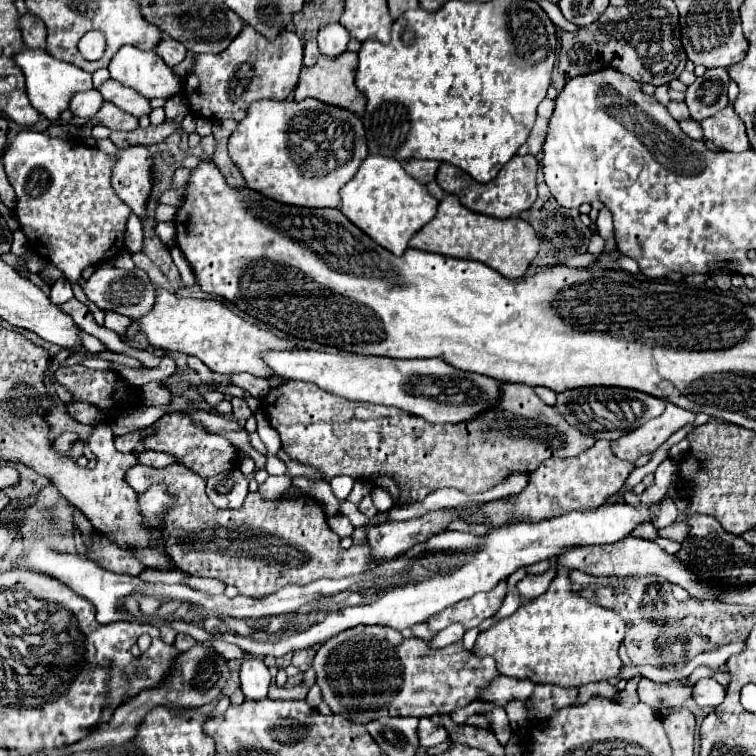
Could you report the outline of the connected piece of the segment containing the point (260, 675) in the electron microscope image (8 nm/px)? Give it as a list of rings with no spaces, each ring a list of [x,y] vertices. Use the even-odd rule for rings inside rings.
[[[248,658],[242,664],[240,670],[240,682],[242,682],[242,692],[246,694],[248,700],[260,700],[268,694],[270,686],[270,672],[266,664],[260,658]]]

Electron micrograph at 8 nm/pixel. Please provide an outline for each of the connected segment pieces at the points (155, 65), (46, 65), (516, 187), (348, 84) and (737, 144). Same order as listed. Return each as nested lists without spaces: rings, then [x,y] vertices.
[[[136,46],[120,48],[120,52],[112,56],[108,70],[112,80],[138,90],[148,100],[168,100],[182,90],[182,80],[164,64],[164,60],[160,60],[160,56]]]
[[[24,48],[20,54],[16,54],[16,64],[22,68],[24,78],[26,78],[26,92],[30,98],[30,104],[50,122],[58,122],[60,114],[68,108],[70,98],[76,92],[84,92],[92,88],[92,74],[76,68],[74,64],[66,64],[56,60],[44,50],[32,50]]]
[[[514,156],[502,168],[502,172],[494,178],[494,182],[480,184],[480,182],[472,180],[466,172],[462,172],[460,168],[456,168],[448,162],[440,164],[438,174],[436,174],[436,182],[440,184],[440,188],[444,192],[456,194],[460,198],[462,206],[466,206],[472,212],[488,214],[492,218],[510,218],[512,214],[520,214],[534,204],[534,200],[536,200],[536,174],[538,174],[538,162],[534,156]]]
[[[344,52],[344,56],[340,56],[340,60],[324,60],[320,56],[316,66],[302,68],[300,82],[298,82],[296,90],[294,90],[294,96],[296,96],[298,102],[306,100],[306,98],[316,98],[316,100],[320,100],[324,104],[346,108],[346,110],[354,112],[356,116],[364,116],[366,96],[354,84],[356,68],[358,68],[358,54],[354,54],[354,52]]]
[[[730,106],[720,110],[716,116],[702,120],[702,128],[704,136],[722,150],[744,152],[750,148],[744,122],[736,116],[736,112]]]

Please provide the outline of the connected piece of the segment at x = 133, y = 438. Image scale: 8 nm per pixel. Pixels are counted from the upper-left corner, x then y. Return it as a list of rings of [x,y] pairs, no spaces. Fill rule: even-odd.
[[[140,430],[136,432],[130,432],[126,436],[120,436],[120,438],[114,438],[114,446],[118,452],[134,452],[136,448],[136,442],[140,442],[146,434],[140,434]]]

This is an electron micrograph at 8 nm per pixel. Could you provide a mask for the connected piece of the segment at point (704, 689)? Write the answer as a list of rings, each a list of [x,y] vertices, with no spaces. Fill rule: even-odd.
[[[702,678],[694,684],[694,700],[698,706],[720,706],[724,702],[724,686],[714,678]]]

